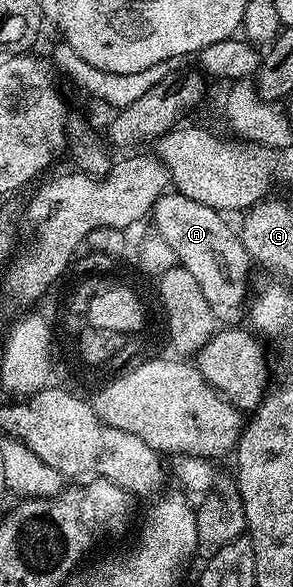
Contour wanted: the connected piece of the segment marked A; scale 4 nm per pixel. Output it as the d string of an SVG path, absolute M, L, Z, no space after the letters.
M166 192L153 205L151 223L156 237L168 244L174 259L195 276L211 312L221 324L237 324L242 321L247 310L249 290L249 266L251 259L241 243L241 235L229 227L229 222L222 211L207 208L199 200L191 200L176 192Z

